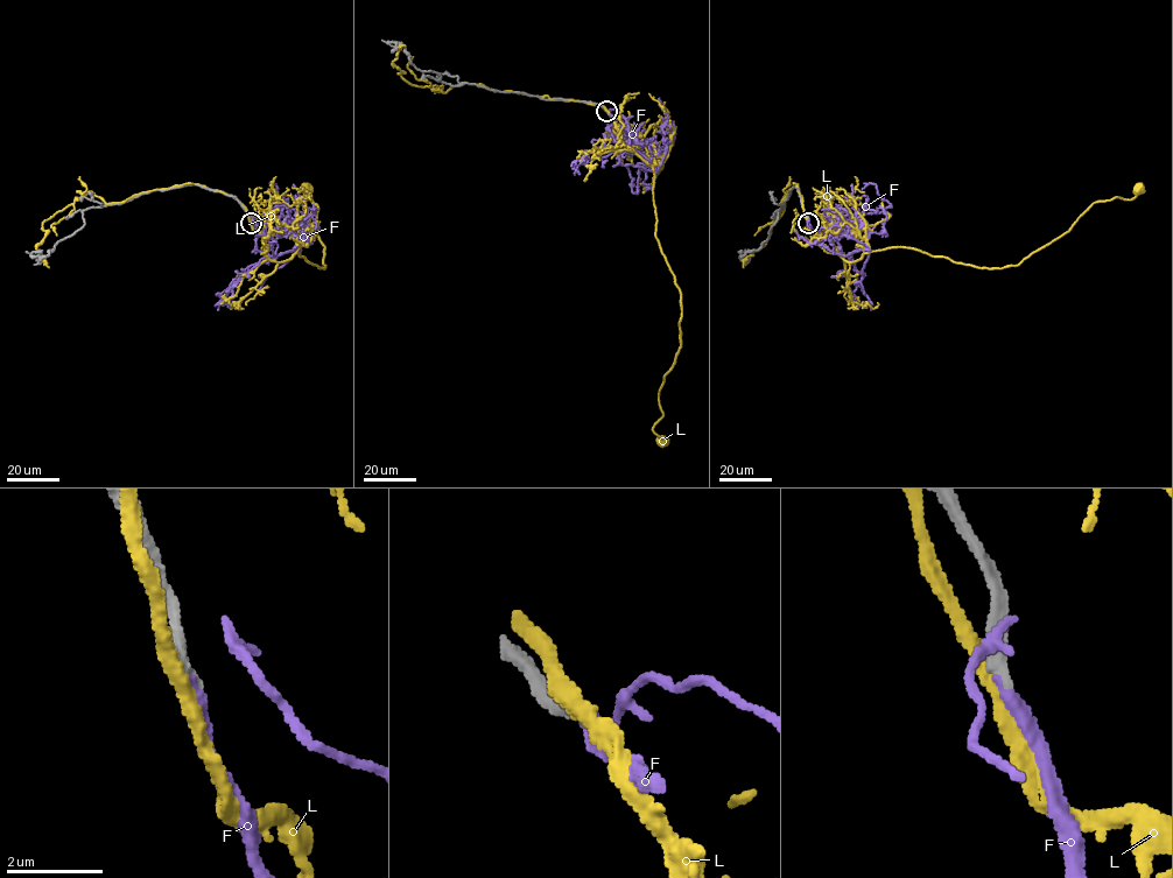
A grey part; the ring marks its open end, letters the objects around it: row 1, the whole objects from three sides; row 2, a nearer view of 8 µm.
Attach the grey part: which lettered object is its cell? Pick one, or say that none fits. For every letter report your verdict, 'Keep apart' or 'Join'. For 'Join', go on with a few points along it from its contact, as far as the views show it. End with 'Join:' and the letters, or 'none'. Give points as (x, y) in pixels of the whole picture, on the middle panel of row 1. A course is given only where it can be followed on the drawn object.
F: Join. Its course: (608, 111), (620, 120), (630, 138), (624, 144), (657, 169), (639, 163), (634, 192), (630, 163)
L: Keep apart
Join: F

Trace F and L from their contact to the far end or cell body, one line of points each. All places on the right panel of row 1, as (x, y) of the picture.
F: (808, 222), (843, 255), (859, 251), (869, 232), (862, 215), (891, 205), (875, 183), (862, 189)
L: (808, 222), (844, 260), (906, 247), (1002, 268), (1062, 236), (1094, 203), (1131, 199), (1139, 189)

